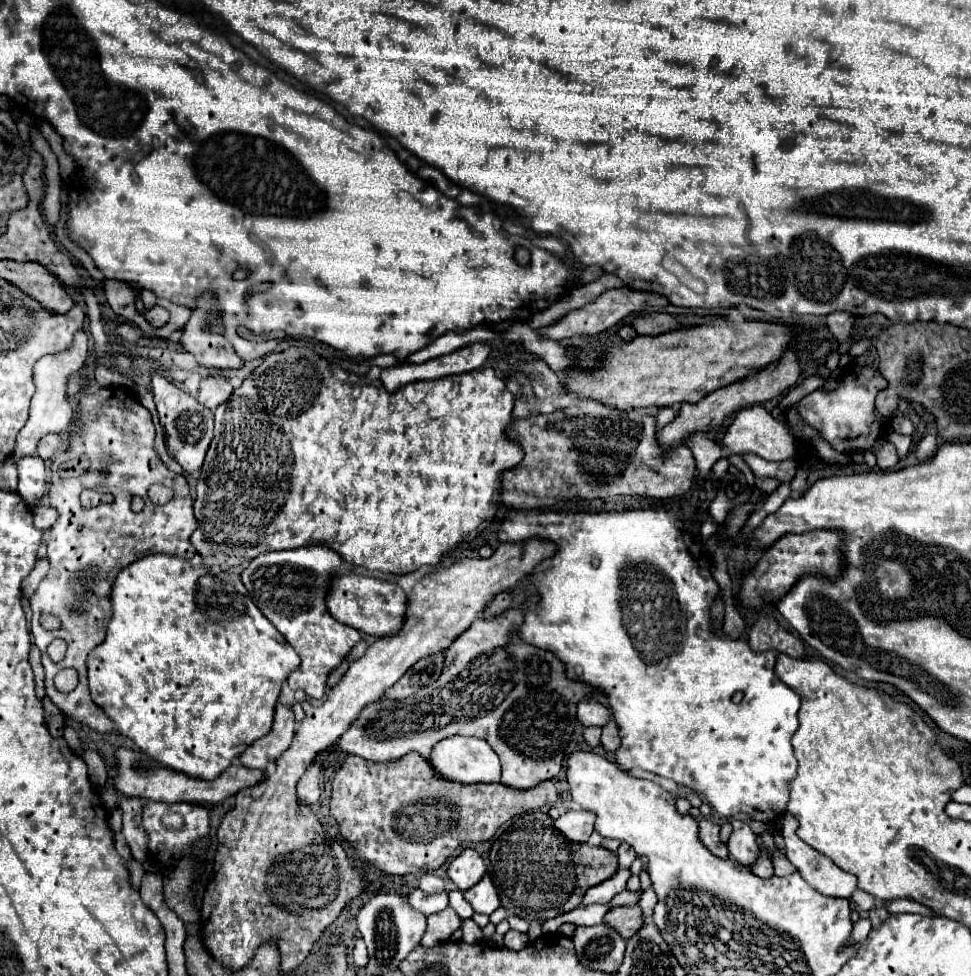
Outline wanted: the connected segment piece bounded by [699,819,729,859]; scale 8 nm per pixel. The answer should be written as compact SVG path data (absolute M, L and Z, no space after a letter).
M701 819L699 821L699 841L715 855L715 857L721 857L721 859L727 859L729 857L729 851L725 847L725 843L719 839L719 825L707 821L707 819Z

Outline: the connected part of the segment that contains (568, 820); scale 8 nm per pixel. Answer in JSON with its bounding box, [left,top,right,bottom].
[555,811,595,843]

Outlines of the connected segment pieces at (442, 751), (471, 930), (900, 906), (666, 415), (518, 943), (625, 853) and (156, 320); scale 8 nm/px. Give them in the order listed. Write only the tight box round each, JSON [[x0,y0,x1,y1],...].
[[429,737,501,783],[461,921,483,943],[885,899,935,915],[655,407,677,429],[503,930,530,951],[617,843,635,867],[145,305,169,327]]

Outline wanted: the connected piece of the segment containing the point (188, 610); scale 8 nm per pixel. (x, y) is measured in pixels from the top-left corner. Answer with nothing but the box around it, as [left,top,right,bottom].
[87,555,299,781]

